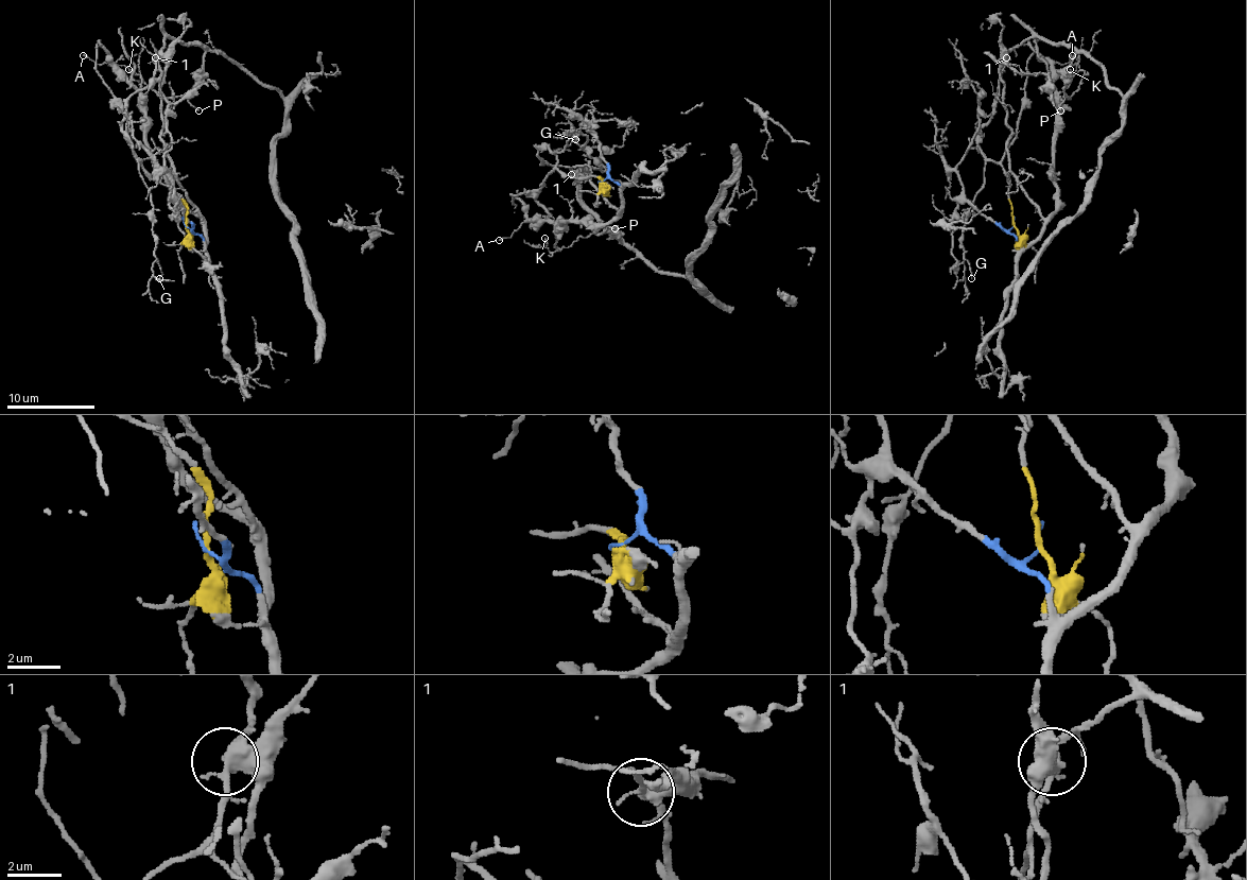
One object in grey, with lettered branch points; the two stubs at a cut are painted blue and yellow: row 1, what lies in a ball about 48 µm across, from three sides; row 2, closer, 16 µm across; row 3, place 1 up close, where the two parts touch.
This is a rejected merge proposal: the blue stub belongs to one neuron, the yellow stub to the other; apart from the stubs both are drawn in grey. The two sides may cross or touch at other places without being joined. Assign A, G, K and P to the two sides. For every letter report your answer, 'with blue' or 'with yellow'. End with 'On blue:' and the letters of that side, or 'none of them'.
A: with blue
G: with yellow
K: with yellow
P: with yellow
On blue: A

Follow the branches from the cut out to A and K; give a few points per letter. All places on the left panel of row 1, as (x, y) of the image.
A: (186, 224), (203, 239), (203, 248), (205, 224), (155, 165), (145, 140), (143, 99), (108, 64), (82, 54)
K: (186, 224), (186, 202), (139, 165), (122, 127), (163, 39), (205, 50), (201, 79), (179, 97), (128, 70)

